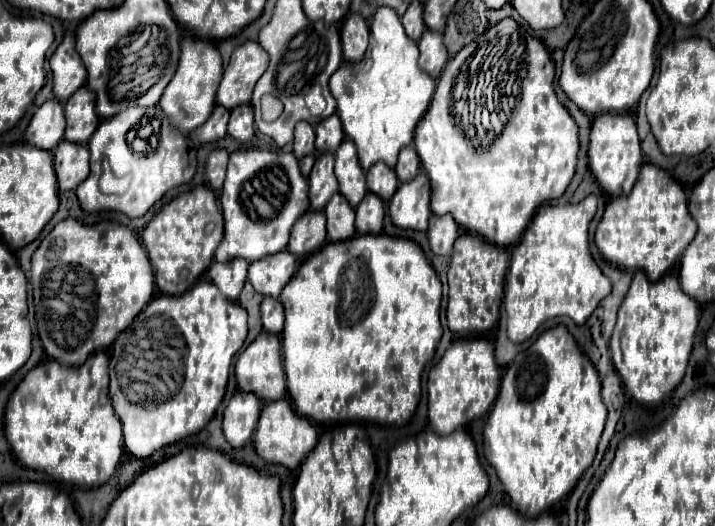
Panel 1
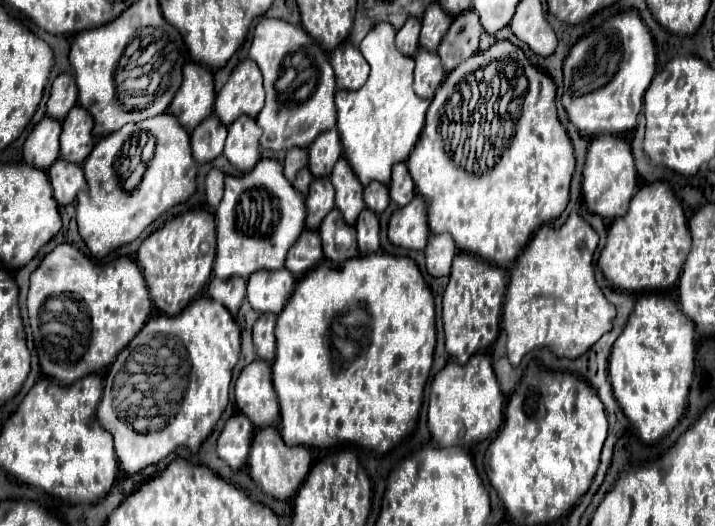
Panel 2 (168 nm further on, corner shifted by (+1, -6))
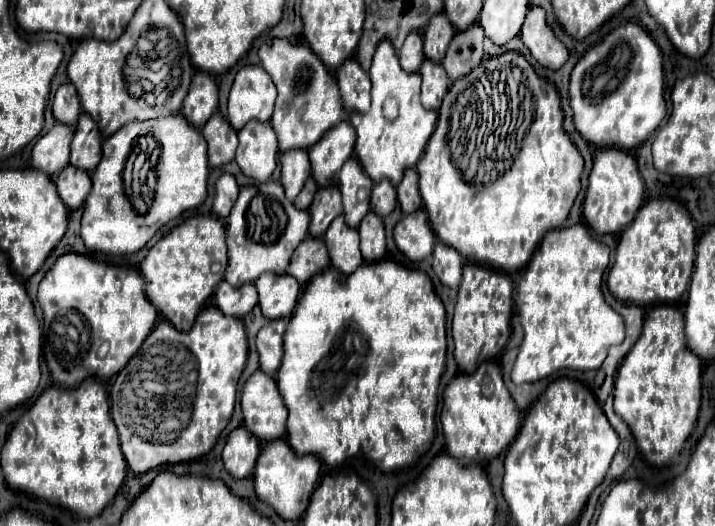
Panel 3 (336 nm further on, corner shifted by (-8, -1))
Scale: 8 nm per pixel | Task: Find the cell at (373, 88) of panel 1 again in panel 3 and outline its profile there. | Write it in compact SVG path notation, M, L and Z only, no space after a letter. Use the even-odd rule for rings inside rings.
M381 39L379 45L375 47L373 59L371 59L371 69L369 77L373 83L373 103L371 109L365 113L353 111L349 115L349 123L353 125L357 133L355 141L355 157L359 159L361 167L367 171L367 175L379 183L383 179L389 179L393 185L397 185L403 177L403 171L407 167L415 167L419 157L425 151L425 145L435 131L435 121L437 113L423 107L421 103L421 75L419 73L407 73L399 65L399 57L395 47L391 47L389 39ZM385 99L397 99L397 109L399 115L397 119L389 121L383 115L383 103Z

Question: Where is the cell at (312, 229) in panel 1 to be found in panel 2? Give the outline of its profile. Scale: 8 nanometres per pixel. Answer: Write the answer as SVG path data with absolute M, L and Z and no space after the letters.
M304 230L302 236L290 246L286 256L286 268L292 272L294 278L304 276L308 270L320 264L324 260L322 254L322 242L316 230Z

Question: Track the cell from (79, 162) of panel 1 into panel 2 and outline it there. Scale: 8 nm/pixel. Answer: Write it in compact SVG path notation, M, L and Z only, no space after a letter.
M62 158L50 166L48 180L52 184L54 200L58 206L72 204L74 196L86 188L86 180L82 180L82 168L78 164L66 164Z

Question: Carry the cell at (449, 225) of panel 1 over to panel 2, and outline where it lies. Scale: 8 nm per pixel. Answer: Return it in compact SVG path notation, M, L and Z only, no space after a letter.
M438 234L438 236L430 236L428 244L426 244L426 270L430 276L434 278L442 278L442 276L450 276L450 266L452 260L456 256L456 246L454 240L450 240L450 236L446 234Z

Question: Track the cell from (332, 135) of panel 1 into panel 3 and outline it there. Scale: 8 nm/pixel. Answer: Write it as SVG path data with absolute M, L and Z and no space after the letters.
M341 121L335 125L315 147L309 149L311 159L311 175L319 183L319 187L337 185L337 175L343 163L353 155L355 145L355 129L349 121Z

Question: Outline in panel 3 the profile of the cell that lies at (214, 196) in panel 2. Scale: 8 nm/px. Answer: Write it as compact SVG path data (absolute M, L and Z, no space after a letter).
M223 173L215 183L215 201L213 201L213 213L217 217L227 217L235 199L237 199L239 187L235 183L235 177L229 173Z

